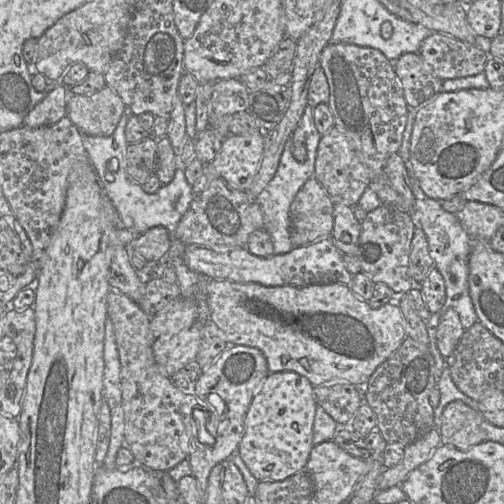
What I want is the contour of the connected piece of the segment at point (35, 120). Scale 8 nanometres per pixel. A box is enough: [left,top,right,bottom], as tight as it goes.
[23,84,68,128]

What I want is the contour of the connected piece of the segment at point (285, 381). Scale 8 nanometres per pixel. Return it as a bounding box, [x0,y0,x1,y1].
[239,372,317,481]

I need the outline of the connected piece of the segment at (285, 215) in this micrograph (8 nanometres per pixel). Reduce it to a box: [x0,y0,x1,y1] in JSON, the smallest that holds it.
[256,104,322,255]

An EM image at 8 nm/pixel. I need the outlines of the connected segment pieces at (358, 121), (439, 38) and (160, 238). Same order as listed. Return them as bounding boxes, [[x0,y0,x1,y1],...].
[[320,44,408,177],[419,33,489,81],[129,226,170,262]]

